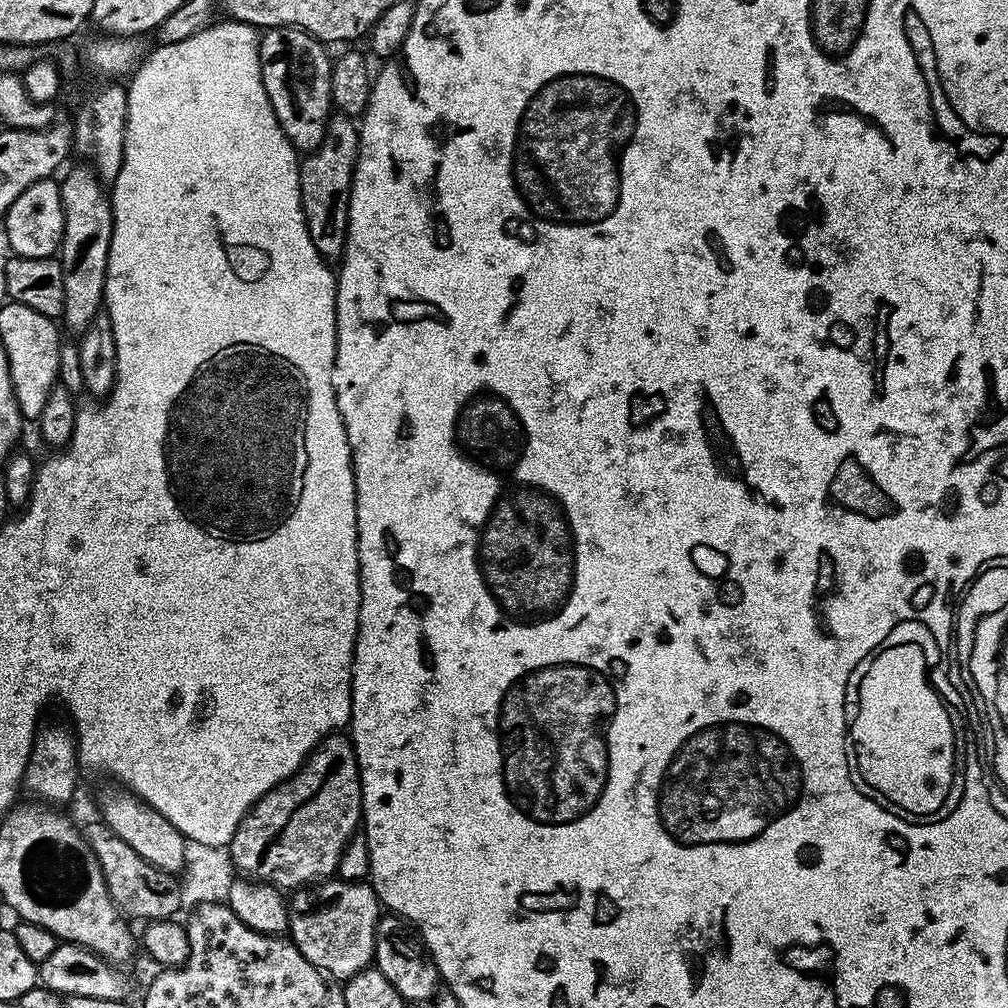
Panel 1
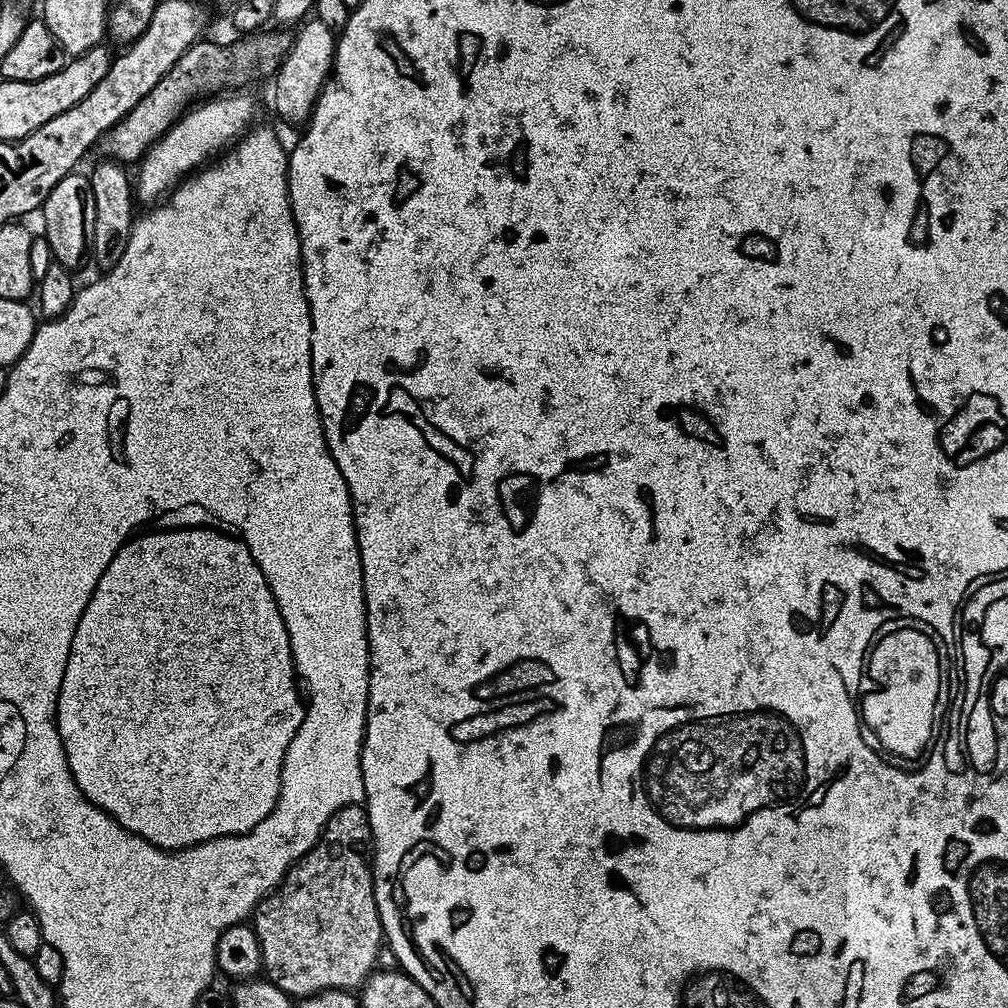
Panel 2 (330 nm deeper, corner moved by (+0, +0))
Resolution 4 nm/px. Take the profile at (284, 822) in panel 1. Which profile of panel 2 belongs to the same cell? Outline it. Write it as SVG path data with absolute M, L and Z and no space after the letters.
M347 804L344 808L340 808L326 822L326 826L320 832L320 837L315 846L311 848L302 857L292 865L292 869L286 873L284 880L280 883L280 887L270 896L265 896L257 906L254 915L251 917L251 927L256 930L256 937L260 943L262 950L263 975L270 983L276 984L278 990L282 990L287 996L293 998L305 998L314 996L321 991L330 991L332 988L356 990L363 985L364 981L372 975L377 967L376 955L380 952L380 944L382 948L382 929L380 927L380 915L378 914L378 906L376 905L376 887L372 885L372 865L370 863L370 845L372 842L372 831L370 830L370 822L368 821L367 807L360 804Z

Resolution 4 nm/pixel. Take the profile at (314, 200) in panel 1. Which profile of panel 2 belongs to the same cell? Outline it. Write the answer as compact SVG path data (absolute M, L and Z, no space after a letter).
M315 18L305 19L295 29L288 53L274 73L276 85L272 88L272 104L286 123L307 125L308 119L312 116L312 107L316 105L321 90L332 74L332 59L336 57L337 39L337 33L328 29L326 22Z

